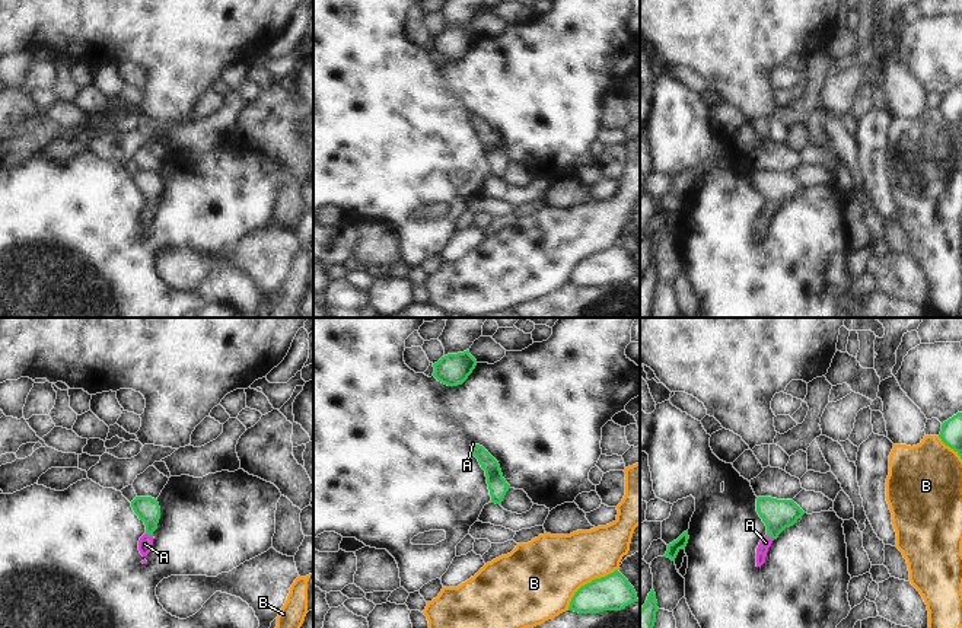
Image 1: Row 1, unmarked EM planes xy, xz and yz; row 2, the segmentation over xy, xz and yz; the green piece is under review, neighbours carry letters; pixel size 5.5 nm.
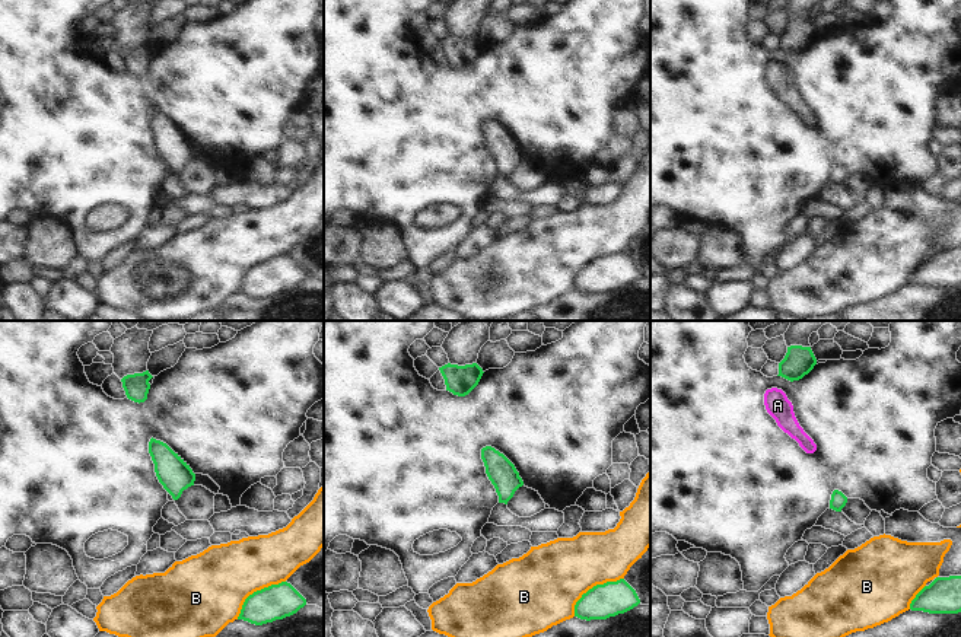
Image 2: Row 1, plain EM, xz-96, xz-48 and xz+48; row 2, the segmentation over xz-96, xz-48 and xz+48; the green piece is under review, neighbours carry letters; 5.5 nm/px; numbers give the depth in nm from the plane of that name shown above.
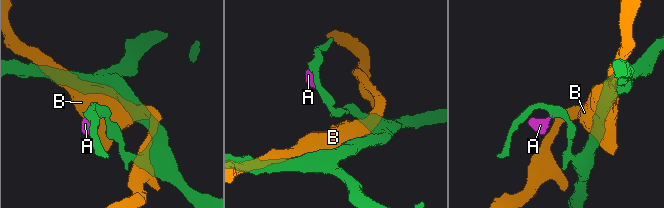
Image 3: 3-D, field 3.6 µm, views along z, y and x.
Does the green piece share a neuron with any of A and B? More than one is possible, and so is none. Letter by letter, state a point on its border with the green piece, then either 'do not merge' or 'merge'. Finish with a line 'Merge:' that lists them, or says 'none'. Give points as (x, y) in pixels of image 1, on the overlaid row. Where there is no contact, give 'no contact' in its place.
A: yz (770, 536) | merge
B: xz (588, 583) | do not merge
Merge: A

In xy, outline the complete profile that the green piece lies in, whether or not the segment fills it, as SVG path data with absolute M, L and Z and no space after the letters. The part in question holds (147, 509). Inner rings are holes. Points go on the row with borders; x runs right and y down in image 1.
M136 497L131 501L131 507L138 519L146 525L146 533L138 541L138 551L143 557L146 557L153 545L153 532L157 529L160 507L157 500L152 497Z

